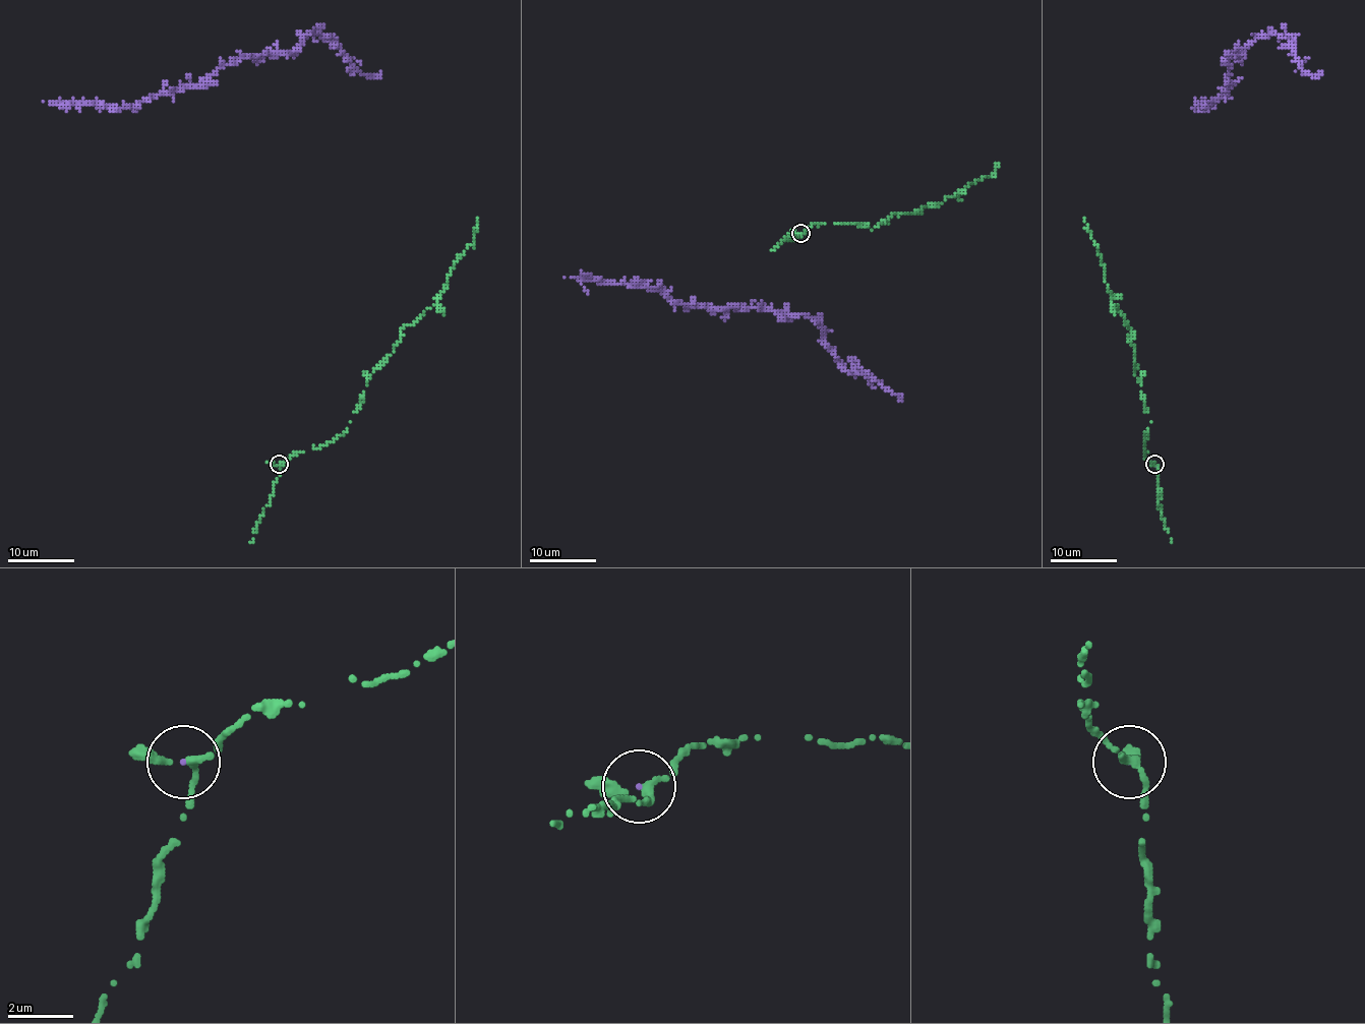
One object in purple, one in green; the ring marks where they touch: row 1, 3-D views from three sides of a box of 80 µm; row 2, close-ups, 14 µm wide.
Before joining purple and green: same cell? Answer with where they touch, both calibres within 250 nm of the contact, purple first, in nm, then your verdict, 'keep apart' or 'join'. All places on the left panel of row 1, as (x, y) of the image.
at (279, 464); 50 nm thick on the purple side, 200 nm on the other; keep apart

